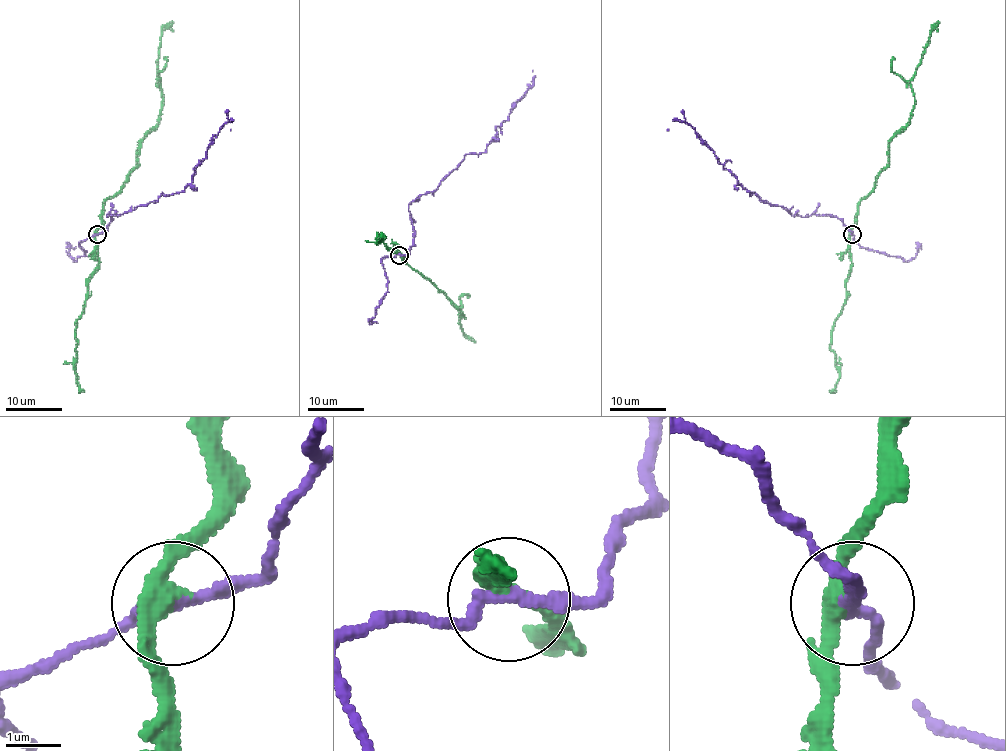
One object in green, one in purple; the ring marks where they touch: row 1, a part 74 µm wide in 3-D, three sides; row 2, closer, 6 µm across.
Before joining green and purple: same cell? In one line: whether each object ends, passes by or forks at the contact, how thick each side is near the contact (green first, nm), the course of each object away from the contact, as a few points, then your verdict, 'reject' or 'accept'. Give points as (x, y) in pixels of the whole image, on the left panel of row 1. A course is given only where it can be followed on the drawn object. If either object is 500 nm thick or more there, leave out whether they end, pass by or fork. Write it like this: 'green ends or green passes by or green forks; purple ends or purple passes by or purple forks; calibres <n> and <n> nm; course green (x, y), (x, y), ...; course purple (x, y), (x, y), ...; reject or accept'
green passes by; purple passes by; calibres 320 and 200 nm; course green (97, 234), (102, 204), (120, 189), (137, 164), (138, 143), (158, 122), (158, 47), (161, 33), (173, 22); course purple (97, 234), (106, 230), (109, 214), (182, 192), (211, 139), (232, 121), (231, 130); reject

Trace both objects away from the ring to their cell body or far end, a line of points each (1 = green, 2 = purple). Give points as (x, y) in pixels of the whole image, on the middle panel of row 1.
1: (399, 254), (460, 310), (464, 317), (460, 313), (460, 327), (475, 342)
2: (399, 254), (408, 253), (414, 239), (408, 205), (433, 191), (466, 155), (484, 152), (533, 84), (533, 70)

